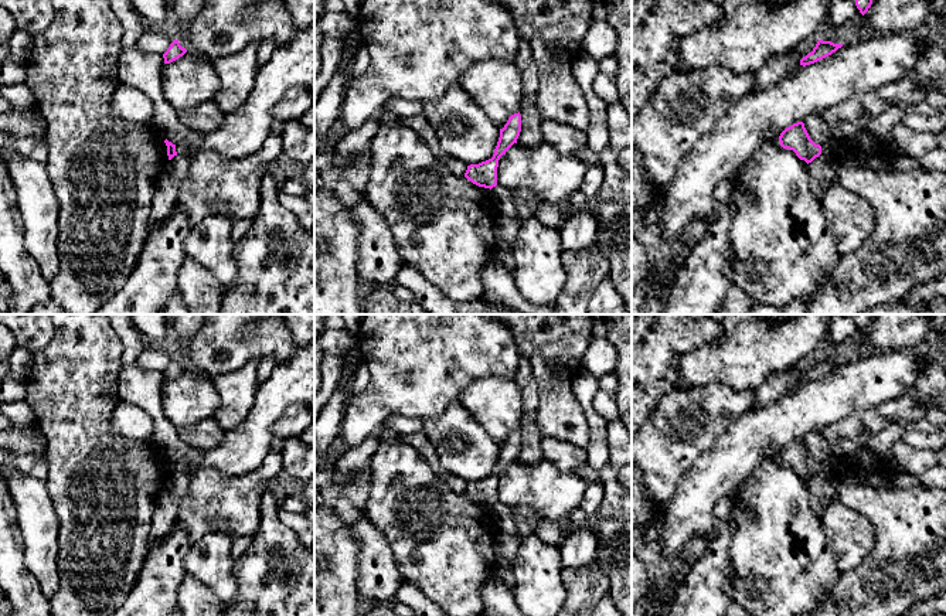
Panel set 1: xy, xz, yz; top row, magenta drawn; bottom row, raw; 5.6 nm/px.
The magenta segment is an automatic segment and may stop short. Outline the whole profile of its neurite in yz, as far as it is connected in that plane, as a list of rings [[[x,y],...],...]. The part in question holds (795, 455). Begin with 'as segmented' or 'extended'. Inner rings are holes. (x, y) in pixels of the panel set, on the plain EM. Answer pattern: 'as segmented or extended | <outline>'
as segmented | [[[803,439],[786,445],[780,450],[779,459],[783,466],[793,467],[807,481],[821,472],[821,463],[810,456]]]

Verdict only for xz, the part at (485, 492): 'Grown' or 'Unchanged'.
Unchanged

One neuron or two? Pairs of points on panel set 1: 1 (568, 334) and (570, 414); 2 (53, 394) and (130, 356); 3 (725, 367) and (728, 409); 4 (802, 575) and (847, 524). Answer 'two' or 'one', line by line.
1: one
2: two
3: two
4: two

